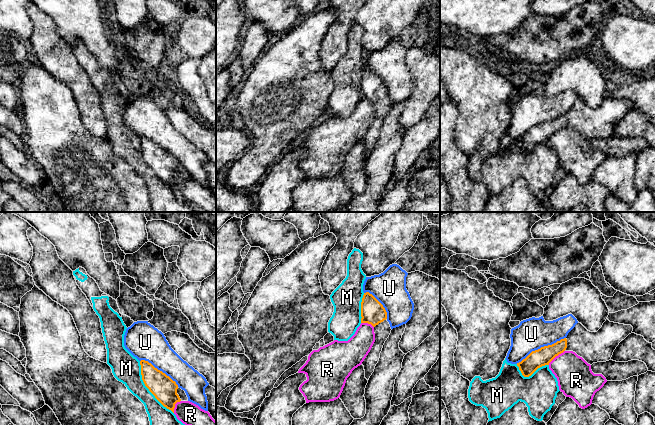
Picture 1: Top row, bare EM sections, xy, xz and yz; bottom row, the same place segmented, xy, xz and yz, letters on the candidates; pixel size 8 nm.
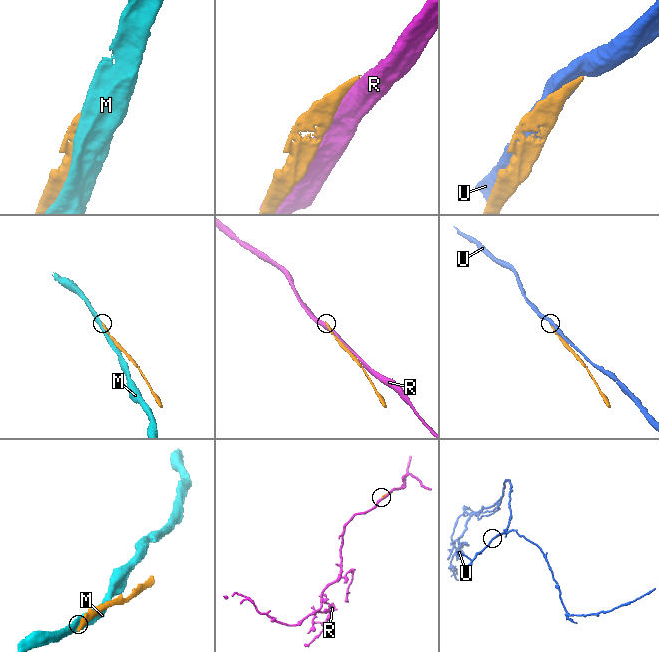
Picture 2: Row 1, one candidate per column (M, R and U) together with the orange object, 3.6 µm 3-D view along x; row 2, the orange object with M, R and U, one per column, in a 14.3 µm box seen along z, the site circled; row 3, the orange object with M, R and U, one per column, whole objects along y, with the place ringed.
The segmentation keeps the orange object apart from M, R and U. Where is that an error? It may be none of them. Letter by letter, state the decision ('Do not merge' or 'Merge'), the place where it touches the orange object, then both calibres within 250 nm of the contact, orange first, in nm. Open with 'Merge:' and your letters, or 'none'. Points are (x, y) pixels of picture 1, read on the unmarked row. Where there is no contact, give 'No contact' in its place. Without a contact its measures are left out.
Merge: none
M: Do not merge. Touches orange at xy (147, 163). Thickness 200 nm (orange) against 240 nm
R: Do not merge. Touches orange at yz (556, 131). Thickness 140 nm (orange) against 300 nm
U: Do not merge. Touches orange at yz (541, 123). Thickness 140 nm (orange) against 260 nm

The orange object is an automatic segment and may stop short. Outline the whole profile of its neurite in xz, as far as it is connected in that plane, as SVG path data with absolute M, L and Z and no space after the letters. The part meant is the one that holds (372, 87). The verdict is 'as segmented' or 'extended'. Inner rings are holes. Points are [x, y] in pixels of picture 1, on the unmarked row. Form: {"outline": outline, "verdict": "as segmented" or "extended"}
{"outline": "M369 68L364 69L361 78L361 99L368 99L374 103L375 118L362 138L365 154L369 156L379 137L383 121L391 109L391 103L387 97L387 88L383 81Z", "verdict": "extended"}

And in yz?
{"outline": "M608 95L597 108L588 107L581 99L568 109L567 113L548 122L532 127L517 139L524 153L531 152L538 144L549 139L564 127L573 127L588 140L611 136L619 119L633 107L631 101L610 98Z", "verdict": "extended"}

